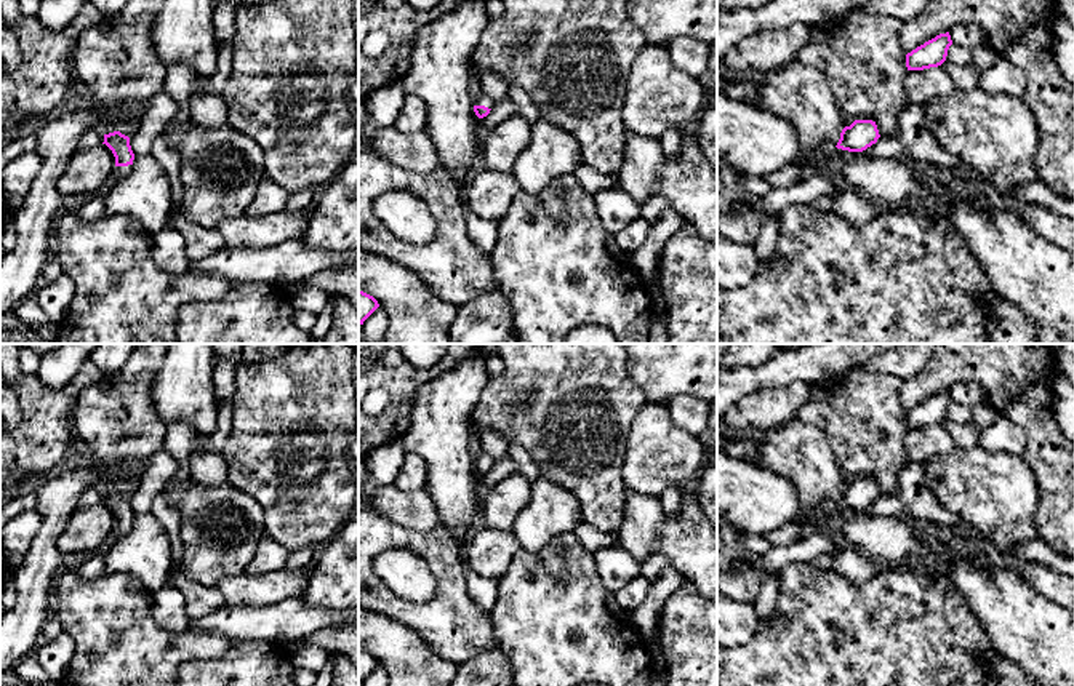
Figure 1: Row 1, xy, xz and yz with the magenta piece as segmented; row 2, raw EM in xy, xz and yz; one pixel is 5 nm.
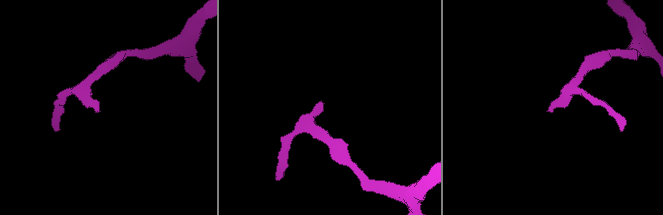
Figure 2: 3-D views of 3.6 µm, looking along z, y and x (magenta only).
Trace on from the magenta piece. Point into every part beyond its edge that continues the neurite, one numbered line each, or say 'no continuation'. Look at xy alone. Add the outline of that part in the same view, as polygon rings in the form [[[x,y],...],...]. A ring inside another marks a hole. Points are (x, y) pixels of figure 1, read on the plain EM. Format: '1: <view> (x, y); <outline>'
1: xy (122, 531); [[[133,523],[128,524],[115,524],[115,536],[114,540],[122,540],[131,532]]]

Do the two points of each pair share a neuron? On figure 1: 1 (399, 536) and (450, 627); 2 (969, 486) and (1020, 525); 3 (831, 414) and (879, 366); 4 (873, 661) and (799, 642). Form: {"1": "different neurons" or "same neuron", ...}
{"1": "same neuron", "2": "same neuron", "3": "different neurons", "4": "same neuron"}

